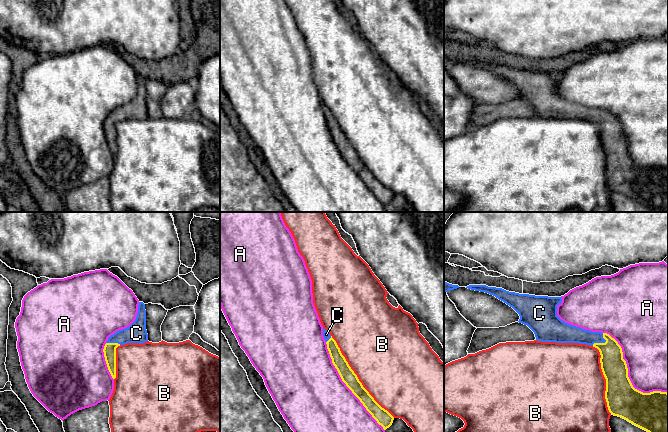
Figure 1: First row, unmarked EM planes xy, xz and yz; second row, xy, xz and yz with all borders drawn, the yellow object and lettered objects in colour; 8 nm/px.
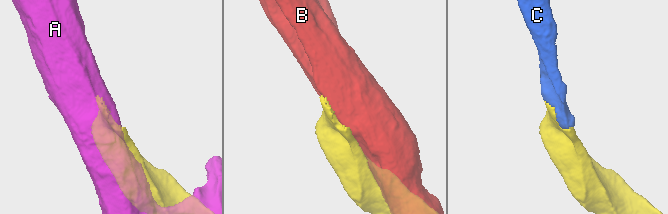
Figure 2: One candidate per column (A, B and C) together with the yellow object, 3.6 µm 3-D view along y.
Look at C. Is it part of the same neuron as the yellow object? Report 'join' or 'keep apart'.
join

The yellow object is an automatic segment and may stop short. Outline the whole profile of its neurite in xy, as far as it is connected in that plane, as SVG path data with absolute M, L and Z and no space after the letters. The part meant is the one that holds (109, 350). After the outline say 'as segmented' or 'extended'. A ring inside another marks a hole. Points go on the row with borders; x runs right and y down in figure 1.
M139 302L135 321L129 327L111 335L104 346L105 361L113 379L116 378L116 348L127 343L143 344L147 341L145 304Z; extended

